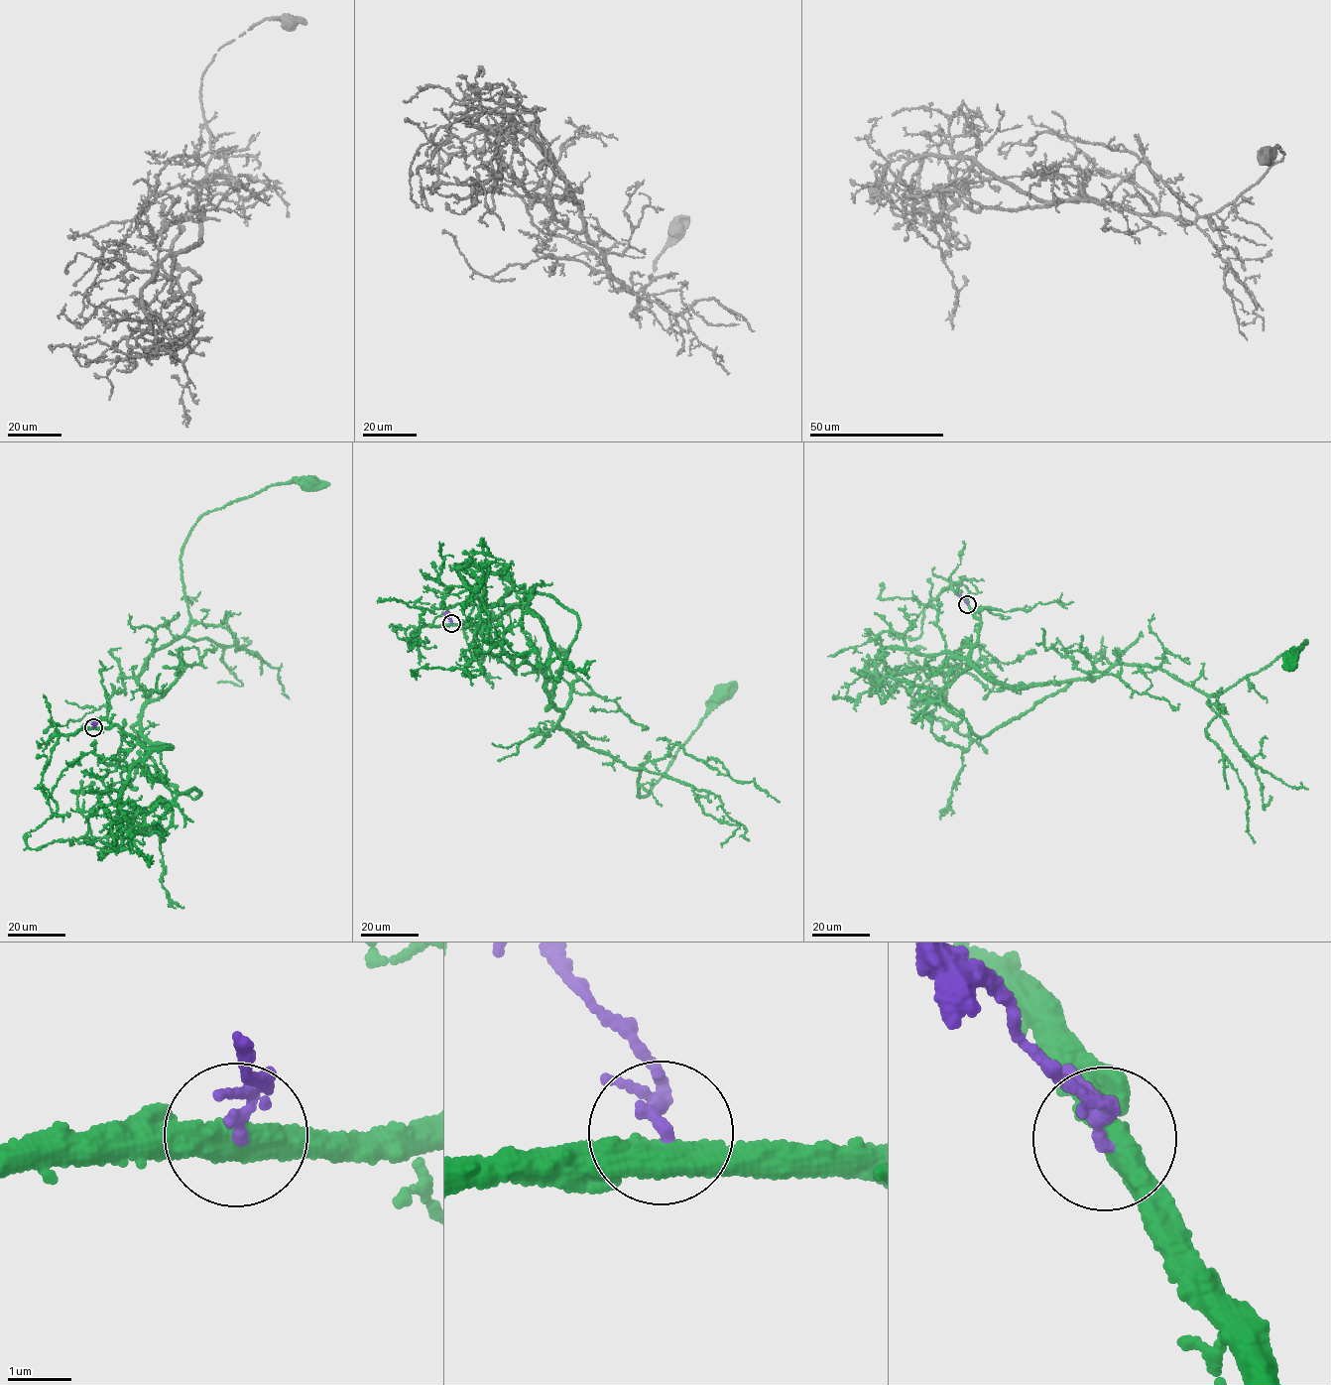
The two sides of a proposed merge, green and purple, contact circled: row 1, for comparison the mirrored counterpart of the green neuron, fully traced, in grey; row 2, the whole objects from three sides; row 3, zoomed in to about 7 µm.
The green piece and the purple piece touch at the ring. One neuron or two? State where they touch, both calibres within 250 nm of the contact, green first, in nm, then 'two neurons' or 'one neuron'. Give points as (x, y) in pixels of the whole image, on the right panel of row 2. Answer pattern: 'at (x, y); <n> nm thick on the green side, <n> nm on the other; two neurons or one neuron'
at (967, 604); 460 nm thick on the green side, 140 nm on the other; one neuron

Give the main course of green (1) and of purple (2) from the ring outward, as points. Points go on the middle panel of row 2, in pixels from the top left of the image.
1: (451, 623), (513, 608), (541, 619), (559, 727), (640, 771), (637, 796), (718, 697)
2: (451, 623), (444, 611)

